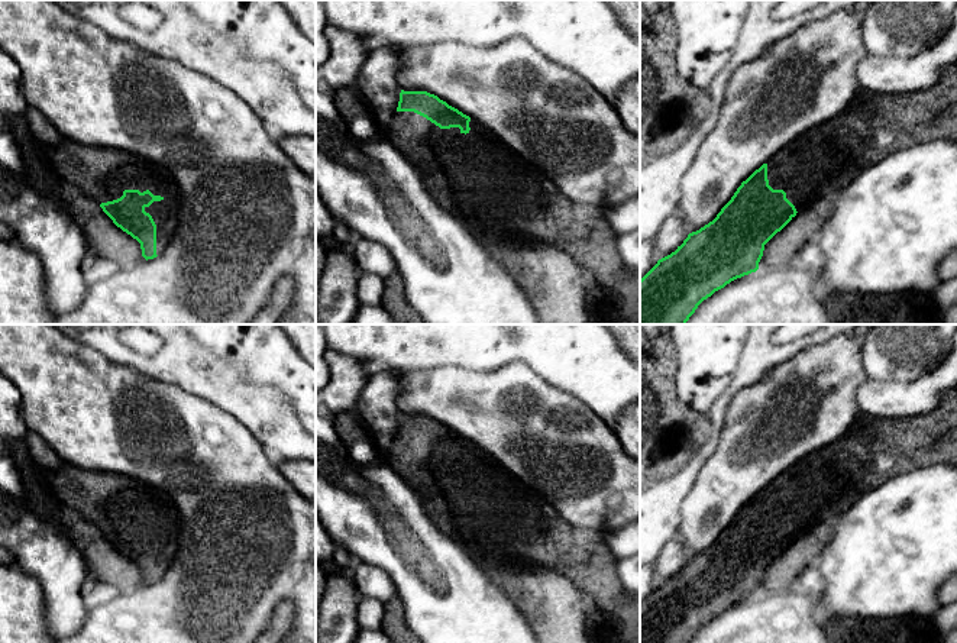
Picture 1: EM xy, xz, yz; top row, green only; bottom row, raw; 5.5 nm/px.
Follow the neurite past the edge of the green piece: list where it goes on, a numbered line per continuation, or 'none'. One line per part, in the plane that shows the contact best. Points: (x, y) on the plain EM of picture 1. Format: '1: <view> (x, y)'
1: xy (100, 498)

